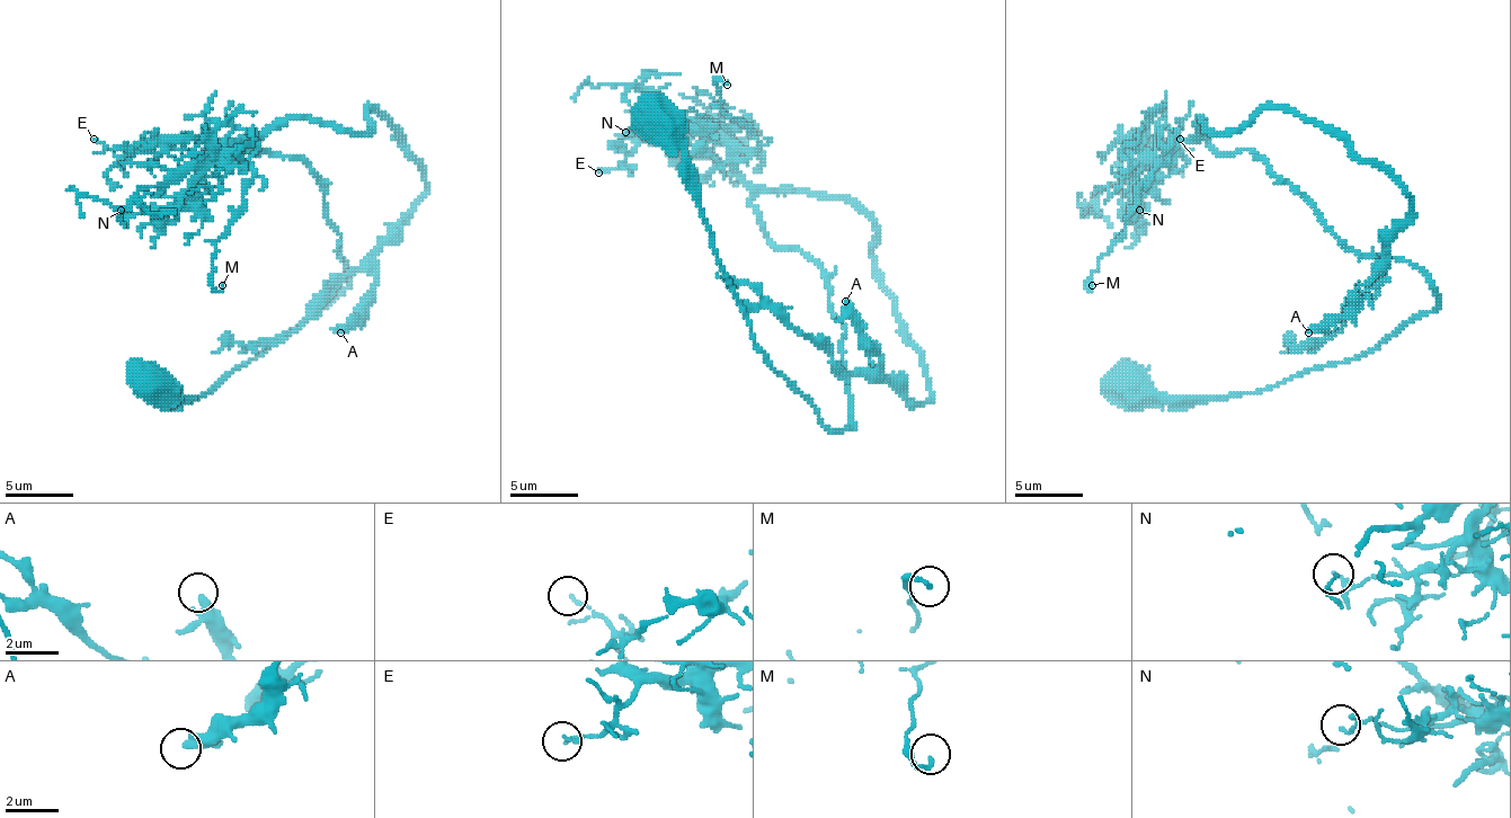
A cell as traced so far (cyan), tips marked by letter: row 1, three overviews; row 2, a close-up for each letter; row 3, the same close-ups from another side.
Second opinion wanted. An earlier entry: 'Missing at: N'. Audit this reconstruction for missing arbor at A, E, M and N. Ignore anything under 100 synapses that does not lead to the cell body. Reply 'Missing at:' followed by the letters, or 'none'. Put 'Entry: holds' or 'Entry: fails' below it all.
Missing at: none
Entry: fails

